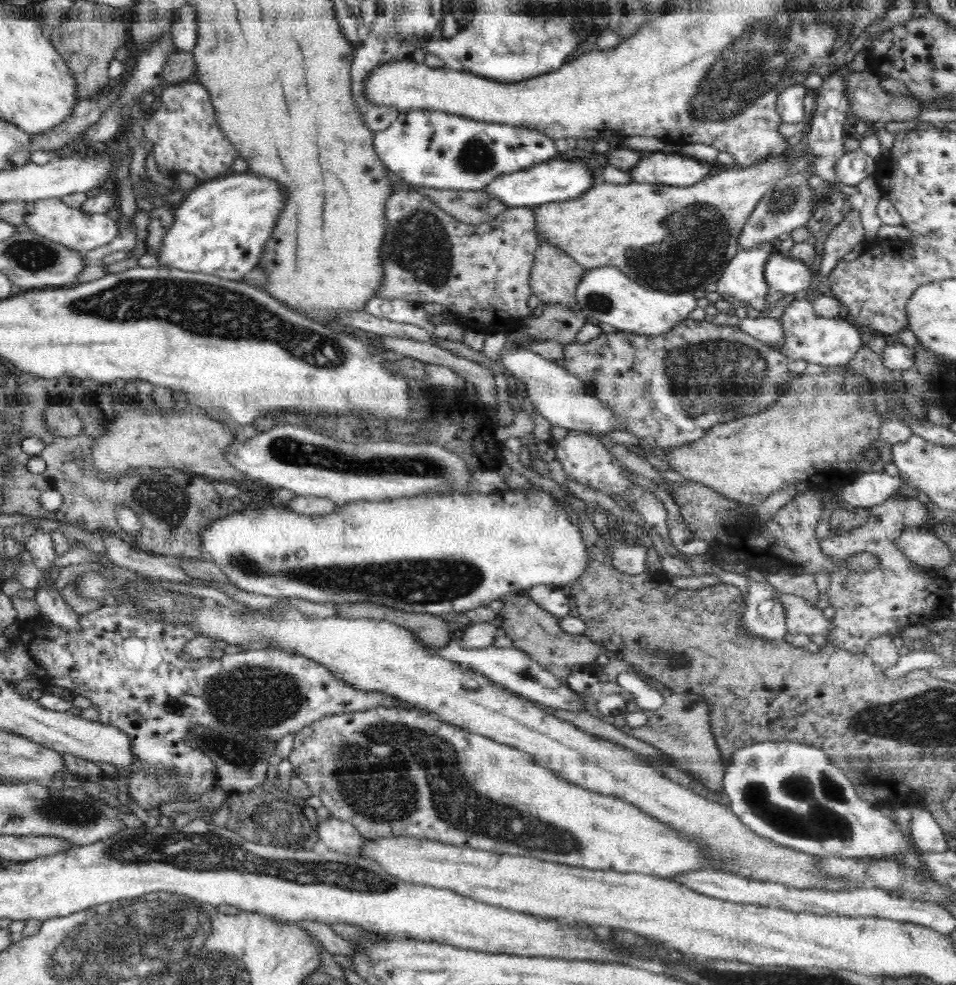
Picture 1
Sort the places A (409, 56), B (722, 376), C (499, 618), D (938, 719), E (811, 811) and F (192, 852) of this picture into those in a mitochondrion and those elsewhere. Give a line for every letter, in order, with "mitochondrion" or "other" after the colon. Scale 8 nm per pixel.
A: other
B: mitochondrion
C: other
D: mitochondrion
E: mitochondrion
F: mitochondrion

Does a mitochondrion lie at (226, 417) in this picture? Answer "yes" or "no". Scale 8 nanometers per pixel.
no

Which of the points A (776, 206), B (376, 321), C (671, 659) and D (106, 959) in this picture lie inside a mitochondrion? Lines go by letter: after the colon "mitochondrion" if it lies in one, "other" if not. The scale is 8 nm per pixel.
A: mitochondrion
B: other
C: mitochondrion
D: mitochondrion

